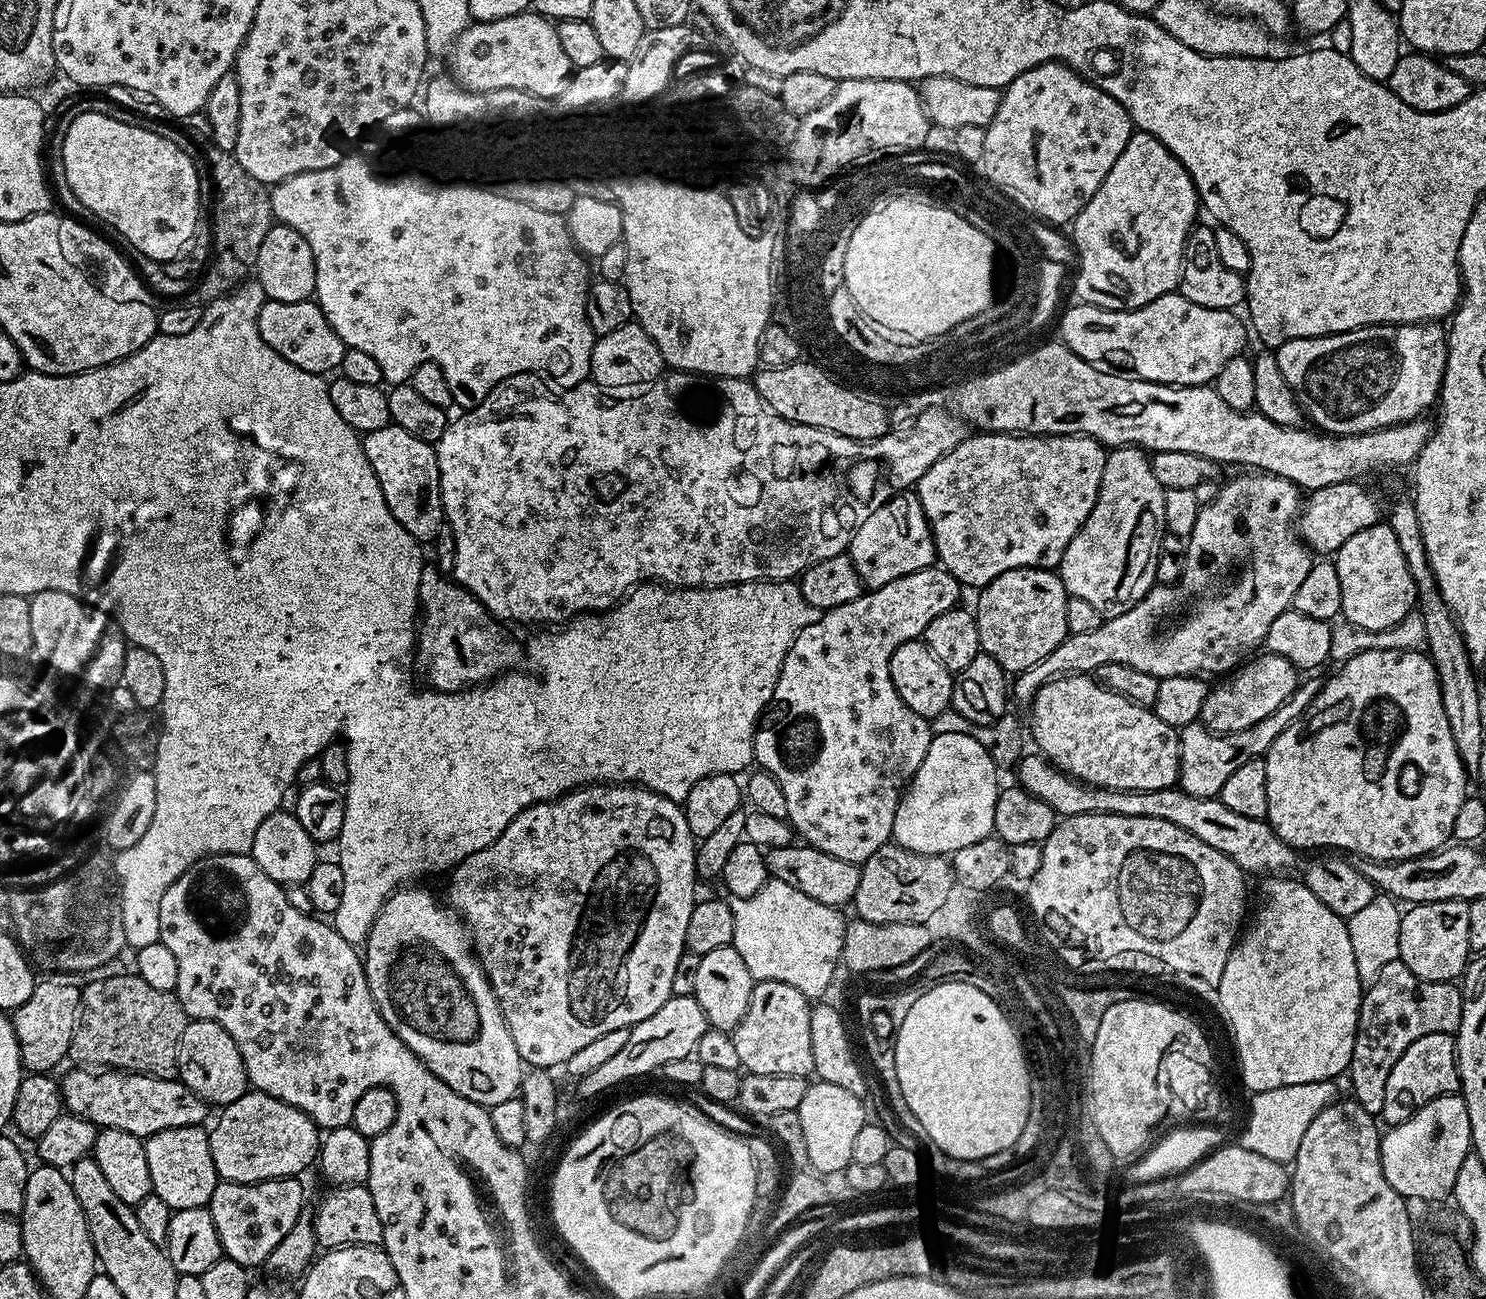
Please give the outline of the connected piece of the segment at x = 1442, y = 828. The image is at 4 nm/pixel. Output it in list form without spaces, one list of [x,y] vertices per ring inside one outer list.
[[[1366,650],[1354,658],[1343,661],[1340,668],[1325,684],[1319,685],[1317,694],[1300,719],[1296,720],[1270,746],[1267,756],[1263,757],[1266,766],[1266,802],[1268,803],[1268,823],[1291,848],[1341,848],[1344,852],[1353,852],[1356,858],[1391,862],[1409,860],[1425,856],[1428,852],[1438,852],[1449,843],[1454,817],[1458,815],[1458,806],[1466,799],[1470,777],[1462,766],[1454,734],[1450,734],[1450,722],[1446,722],[1446,710],[1442,706],[1440,680],[1436,677],[1436,668],[1423,651],[1410,650]]]

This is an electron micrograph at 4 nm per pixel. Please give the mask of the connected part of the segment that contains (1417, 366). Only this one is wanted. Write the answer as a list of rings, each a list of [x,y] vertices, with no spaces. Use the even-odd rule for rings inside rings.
[[[1440,322],[1422,324],[1371,324],[1365,328],[1355,328],[1349,332],[1332,332],[1328,336],[1307,336],[1294,338],[1281,348],[1275,349],[1276,361],[1290,386],[1298,394],[1301,409],[1313,420],[1315,427],[1325,434],[1333,436],[1356,436],[1360,432],[1373,432],[1379,428],[1389,428],[1395,424],[1405,424],[1411,420],[1419,420],[1425,415],[1428,407],[1437,403],[1440,387],[1444,381],[1444,371],[1448,361],[1448,333],[1445,325]]]

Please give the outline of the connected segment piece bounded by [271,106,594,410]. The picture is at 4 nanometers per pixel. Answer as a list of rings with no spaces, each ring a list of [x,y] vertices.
[[[412,106],[403,108],[394,114],[390,114],[390,118],[384,120],[382,125],[384,141],[381,142],[380,148],[373,150],[372,156],[367,156],[366,153],[360,152],[361,150],[353,150],[342,158],[342,162],[338,162],[326,170],[310,170],[306,174],[294,174],[271,189],[273,217],[275,217],[279,223],[290,226],[294,230],[298,230],[298,234],[302,234],[302,238],[306,238],[306,242],[310,242],[310,250],[314,254],[314,266],[316,267],[316,290],[314,299],[316,303],[319,304],[322,314],[326,314],[330,326],[334,326],[338,338],[342,338],[345,349],[353,348],[354,350],[363,350],[365,354],[370,354],[370,358],[374,358],[374,362],[378,362],[378,366],[382,366],[384,380],[387,381],[387,383],[390,382],[389,385],[395,386],[411,381],[414,370],[418,366],[422,366],[422,362],[435,362],[438,366],[442,366],[442,370],[450,382],[452,399],[457,405],[461,404],[461,409],[464,410],[475,408],[479,401],[486,399],[500,383],[510,379],[512,376],[553,372],[558,379],[564,380],[564,382],[562,382],[564,388],[574,388],[577,384],[585,383],[585,381],[589,379],[592,370],[592,345],[594,343],[594,333],[588,321],[588,290],[590,287],[590,279],[588,280],[588,268],[584,265],[584,263],[586,263],[585,257],[582,255],[580,249],[573,245],[567,219],[565,219],[561,213],[547,212],[541,208],[535,208],[526,202],[517,200],[514,196],[505,194],[503,191],[500,191],[501,193],[495,192],[494,189],[487,188],[484,184],[475,184],[472,180],[448,180],[447,172],[452,172],[459,166],[460,156],[438,133],[431,132],[431,130],[436,130],[433,130],[426,123],[425,113],[423,111],[415,112],[414,109],[415,107]]]

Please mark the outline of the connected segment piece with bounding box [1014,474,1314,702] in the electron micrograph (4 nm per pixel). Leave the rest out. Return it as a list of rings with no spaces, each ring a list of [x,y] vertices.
[[[1244,475],[1248,476],[1225,483],[1218,498],[1201,507],[1198,522],[1194,522],[1194,530],[1186,537],[1185,568],[1177,581],[1157,583],[1133,608],[1126,610],[1126,614],[1107,617],[1098,630],[1069,634],[1058,650],[1050,650],[1042,662],[1015,677],[1015,699],[1017,696],[1024,702],[1031,701],[1043,684],[1061,674],[1092,674],[1103,664],[1125,664],[1134,670],[1142,670],[1142,674],[1161,678],[1213,678],[1231,673],[1245,663],[1263,645],[1270,622],[1292,608],[1294,594],[1298,594],[1298,586],[1302,586],[1306,574],[1310,574],[1314,556],[1298,531],[1298,517],[1302,512],[1301,489],[1281,476]]]

